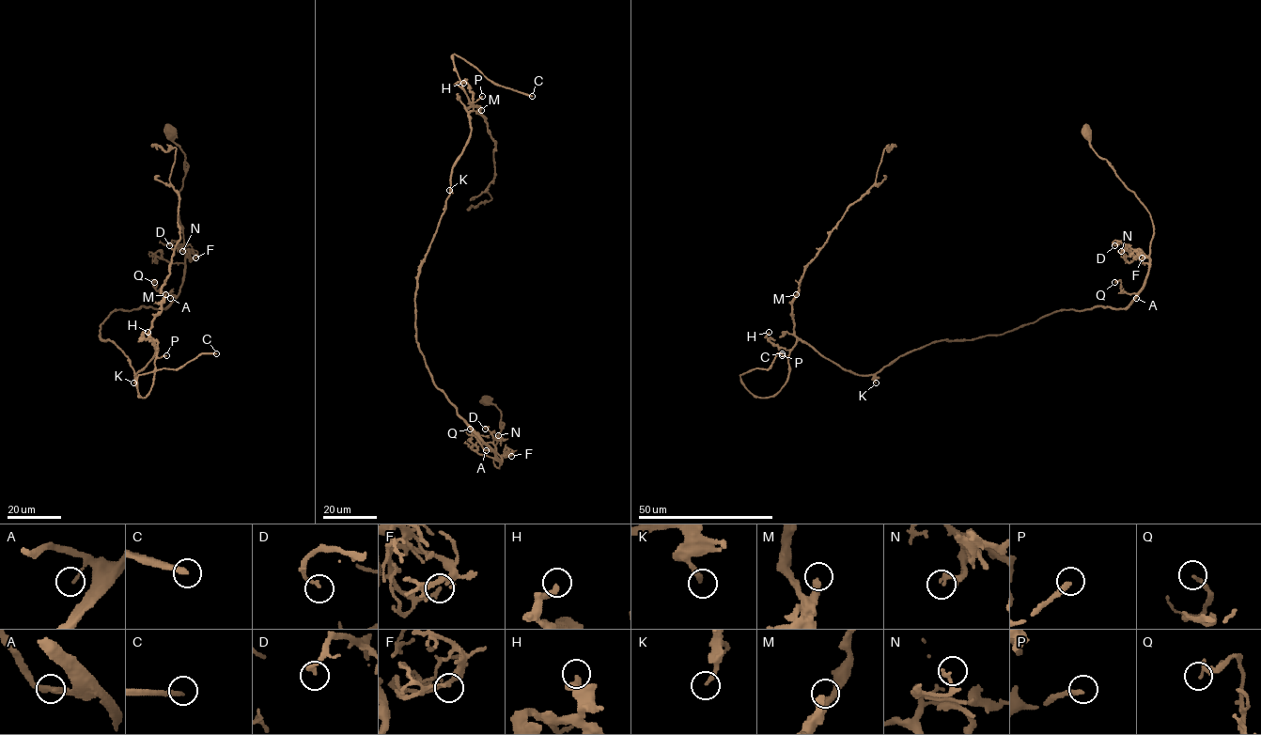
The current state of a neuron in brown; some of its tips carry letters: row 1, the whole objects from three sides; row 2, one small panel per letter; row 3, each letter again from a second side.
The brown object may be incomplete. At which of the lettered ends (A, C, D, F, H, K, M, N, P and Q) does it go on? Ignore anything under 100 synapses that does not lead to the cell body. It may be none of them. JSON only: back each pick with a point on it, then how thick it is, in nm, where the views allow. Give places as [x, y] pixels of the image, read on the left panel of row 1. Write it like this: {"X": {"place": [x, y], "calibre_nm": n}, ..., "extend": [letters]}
{"C": {"place": [216, 353], "calibre_nm": 280}, "P": {"place": [166, 355], "calibre_nm": 260}, "extend": ["C", "P"]}

